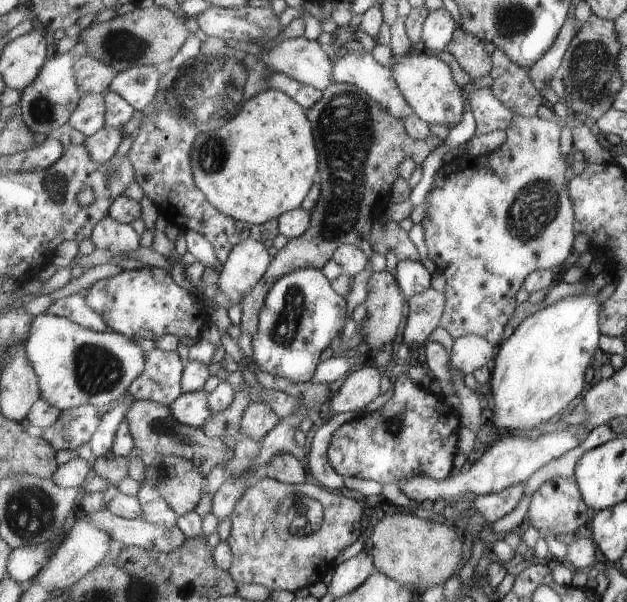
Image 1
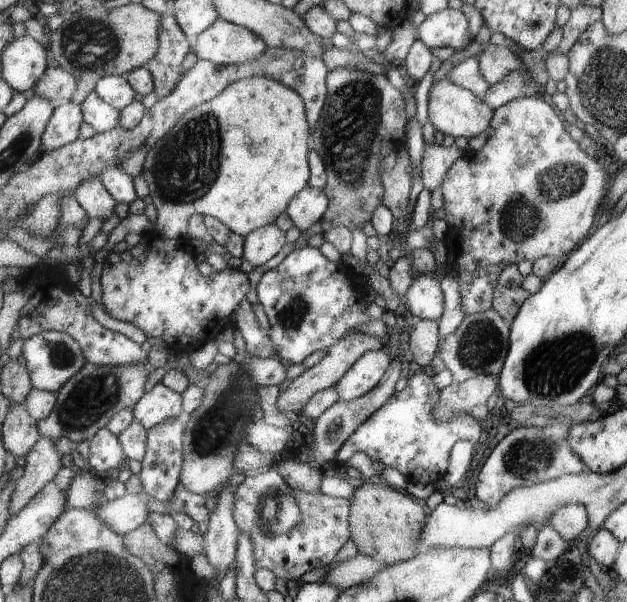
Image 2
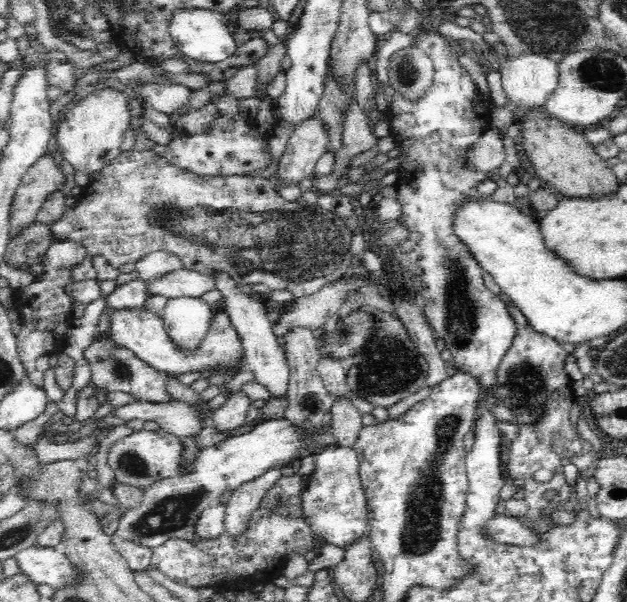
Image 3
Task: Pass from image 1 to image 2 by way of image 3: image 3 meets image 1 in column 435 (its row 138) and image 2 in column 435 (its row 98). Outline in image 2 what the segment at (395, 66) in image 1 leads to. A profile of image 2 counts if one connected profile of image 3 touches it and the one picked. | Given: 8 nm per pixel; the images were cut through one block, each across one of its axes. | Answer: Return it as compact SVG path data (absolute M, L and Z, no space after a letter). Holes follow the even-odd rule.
M445 77L432 87L429 96L429 121L443 136L453 136L454 138L462 136L470 139L490 129L494 110L475 92L457 86L455 82Z

